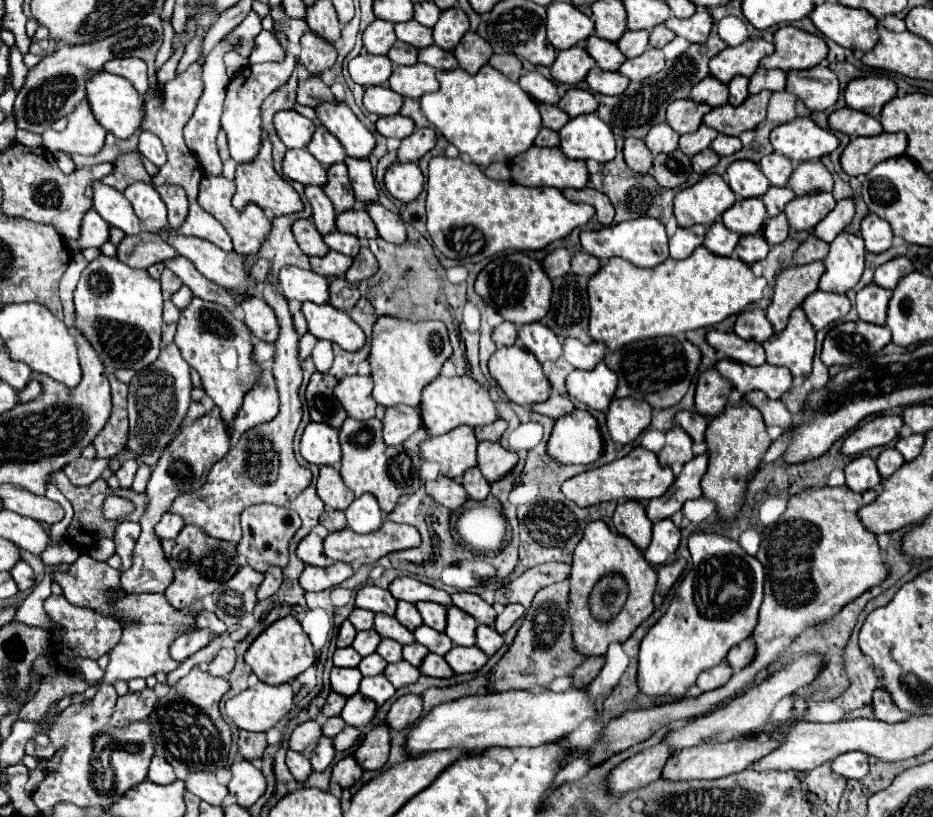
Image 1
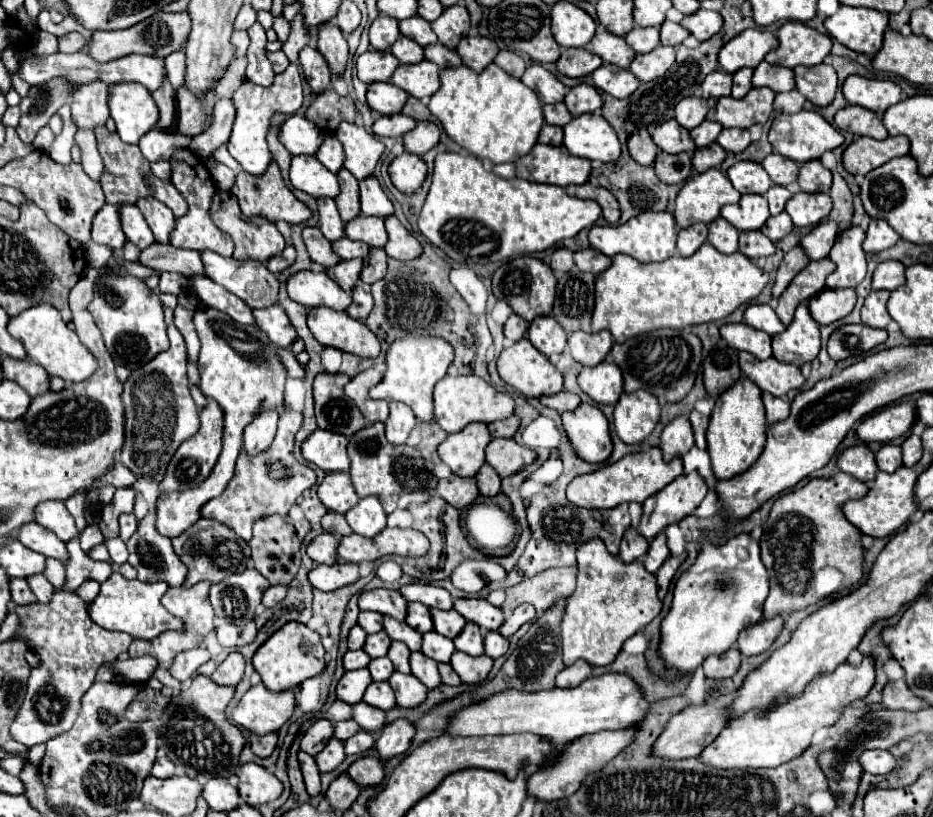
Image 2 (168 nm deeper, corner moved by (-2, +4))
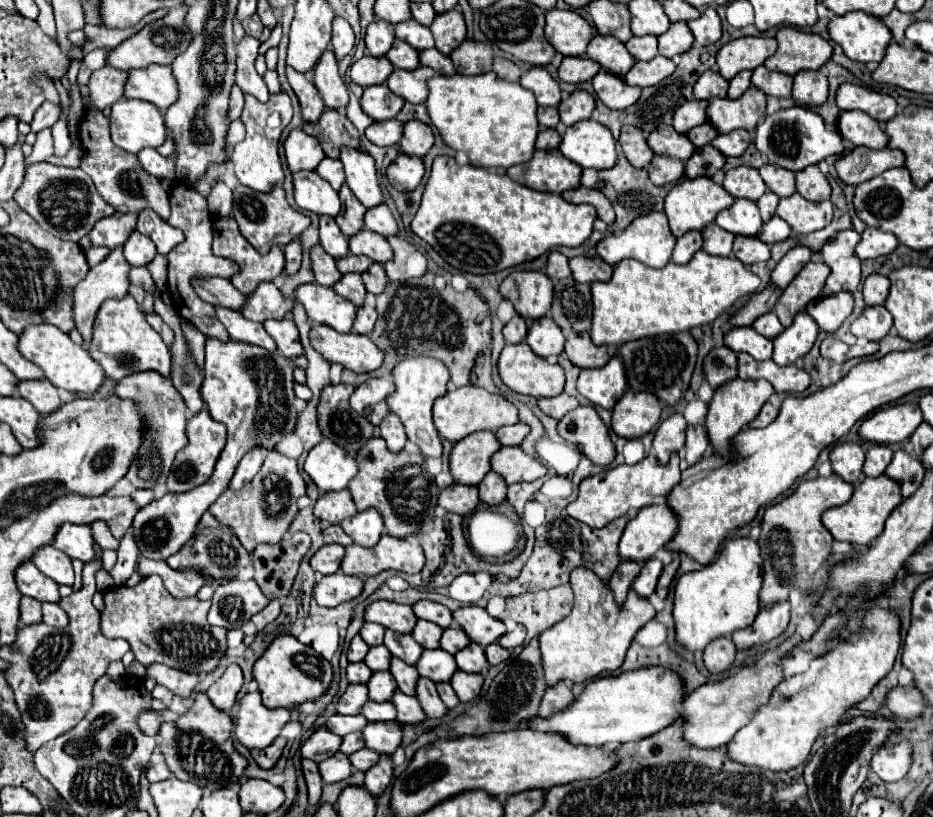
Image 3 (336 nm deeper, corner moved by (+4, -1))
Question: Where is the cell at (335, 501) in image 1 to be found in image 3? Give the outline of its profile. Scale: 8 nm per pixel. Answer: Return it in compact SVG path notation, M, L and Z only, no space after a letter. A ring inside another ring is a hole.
M348 489L334 491L334 493L322 493L314 505L314 515L328 523L340 523L346 517L356 515L356 505L352 501L352 495Z

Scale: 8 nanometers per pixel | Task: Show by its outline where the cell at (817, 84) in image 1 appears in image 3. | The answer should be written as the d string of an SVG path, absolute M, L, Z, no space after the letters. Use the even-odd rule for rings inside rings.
M798 71L794 75L792 99L800 105L814 107L828 99L828 79L820 71Z

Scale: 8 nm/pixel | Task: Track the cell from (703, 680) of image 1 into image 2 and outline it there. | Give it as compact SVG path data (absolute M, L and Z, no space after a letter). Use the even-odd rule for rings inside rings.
M732 646L722 656L708 656L702 666L704 666L704 674L708 678L724 680L724 678L730 678L738 672L740 662L742 662L742 654L740 654L738 648Z

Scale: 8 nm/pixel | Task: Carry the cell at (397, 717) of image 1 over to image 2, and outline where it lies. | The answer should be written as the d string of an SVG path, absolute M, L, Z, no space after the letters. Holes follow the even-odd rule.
M396 720L386 724L376 742L380 762L386 764L390 758L408 752L412 736L414 736L414 726L408 720Z

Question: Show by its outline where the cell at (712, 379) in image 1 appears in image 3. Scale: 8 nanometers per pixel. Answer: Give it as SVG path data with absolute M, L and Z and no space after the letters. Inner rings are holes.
M728 347L712 349L704 359L704 379L710 383L712 389L718 389L726 381L738 377L736 371L736 353Z

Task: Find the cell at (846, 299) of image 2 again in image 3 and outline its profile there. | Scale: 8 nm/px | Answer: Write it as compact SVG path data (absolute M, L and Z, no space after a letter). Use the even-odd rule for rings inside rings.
M840 291L822 299L814 299L812 303L808 303L806 311L822 331L832 333L850 317L852 303L852 293Z

